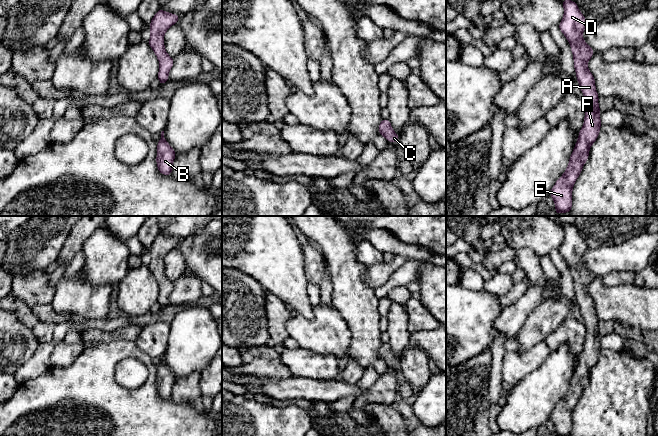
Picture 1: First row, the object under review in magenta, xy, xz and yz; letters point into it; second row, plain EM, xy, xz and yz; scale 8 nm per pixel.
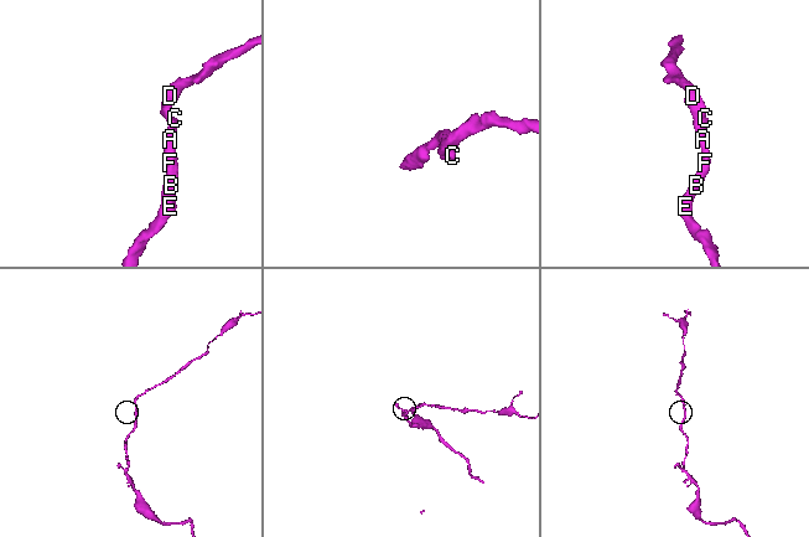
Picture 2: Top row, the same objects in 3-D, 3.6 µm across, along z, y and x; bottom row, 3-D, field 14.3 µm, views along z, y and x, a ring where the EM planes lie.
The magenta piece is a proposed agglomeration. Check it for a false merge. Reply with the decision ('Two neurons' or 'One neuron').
One neuron

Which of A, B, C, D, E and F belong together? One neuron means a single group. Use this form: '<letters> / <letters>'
A B C D E F

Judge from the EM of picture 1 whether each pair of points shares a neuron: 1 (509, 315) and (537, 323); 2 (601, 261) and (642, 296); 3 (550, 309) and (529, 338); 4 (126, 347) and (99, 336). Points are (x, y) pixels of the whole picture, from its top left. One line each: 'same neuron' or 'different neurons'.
1: different neurons
2: different neurons
3: same neuron
4: different neurons

